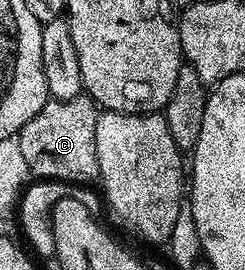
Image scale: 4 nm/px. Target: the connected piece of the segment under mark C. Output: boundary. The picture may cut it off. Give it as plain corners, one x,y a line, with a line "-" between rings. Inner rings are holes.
88,96
62,102
46,102
42,110
31,116
31,120
23,124
20,134
16,135
30,175
37,180
70,184
96,183
101,176
99,156
95,152
95,124
98,113
97,103

